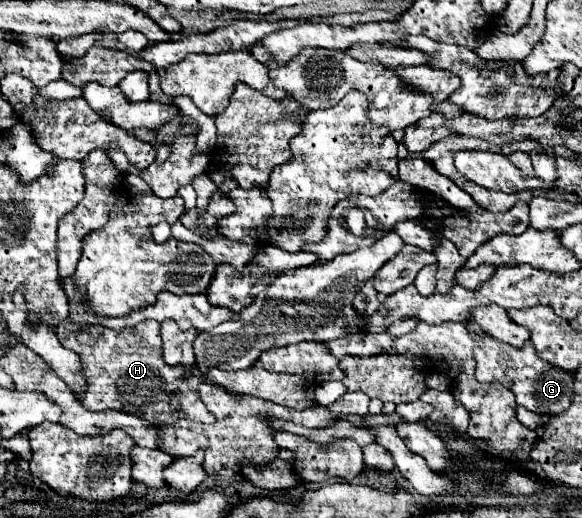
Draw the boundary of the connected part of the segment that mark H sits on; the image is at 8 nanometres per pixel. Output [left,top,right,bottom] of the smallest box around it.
[80,321,214,425]

